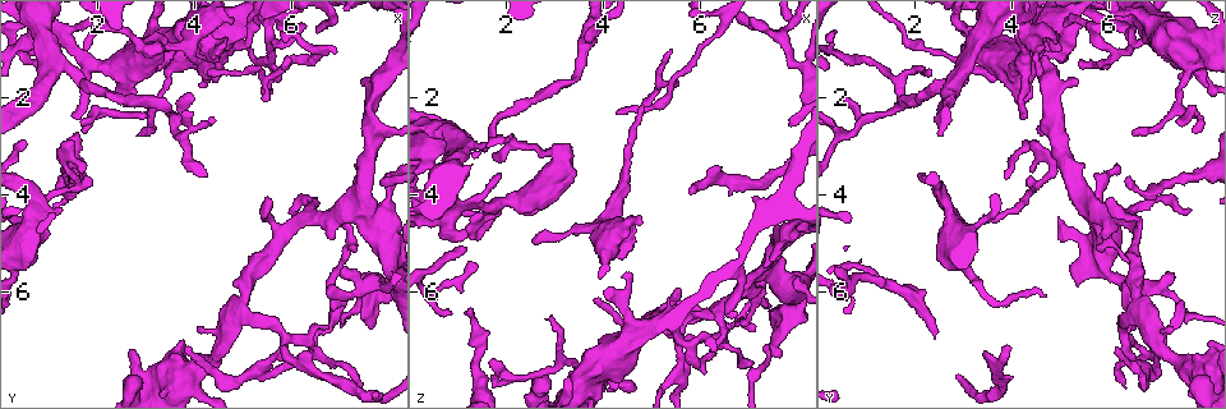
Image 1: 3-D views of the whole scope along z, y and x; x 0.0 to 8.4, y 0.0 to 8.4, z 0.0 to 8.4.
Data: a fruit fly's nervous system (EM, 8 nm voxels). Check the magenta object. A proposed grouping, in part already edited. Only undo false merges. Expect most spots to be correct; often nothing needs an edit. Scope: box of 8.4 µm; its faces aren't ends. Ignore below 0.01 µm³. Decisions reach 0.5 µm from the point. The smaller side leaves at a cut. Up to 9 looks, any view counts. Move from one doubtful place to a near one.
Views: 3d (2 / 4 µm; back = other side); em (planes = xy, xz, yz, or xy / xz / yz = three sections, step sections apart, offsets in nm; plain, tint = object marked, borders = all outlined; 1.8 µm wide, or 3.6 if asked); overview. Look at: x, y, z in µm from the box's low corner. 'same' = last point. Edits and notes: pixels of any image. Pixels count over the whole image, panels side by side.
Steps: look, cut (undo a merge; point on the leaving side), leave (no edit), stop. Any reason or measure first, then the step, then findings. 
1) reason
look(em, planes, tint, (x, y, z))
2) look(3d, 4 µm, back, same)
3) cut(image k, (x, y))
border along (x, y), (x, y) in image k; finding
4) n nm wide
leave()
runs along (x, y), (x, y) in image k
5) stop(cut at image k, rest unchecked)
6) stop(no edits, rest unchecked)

look(3d, 4 µm, (2.95, 1.10, 3.45))

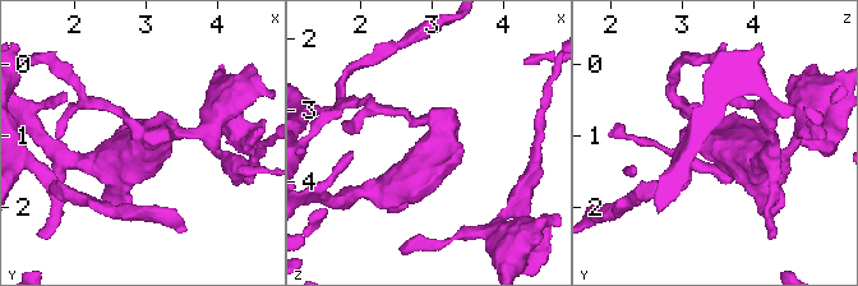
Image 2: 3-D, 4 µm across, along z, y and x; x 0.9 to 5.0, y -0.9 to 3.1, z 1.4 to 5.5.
look(em, 3.6 µm, planes, tint, (3.00, 1.10, 3.45))

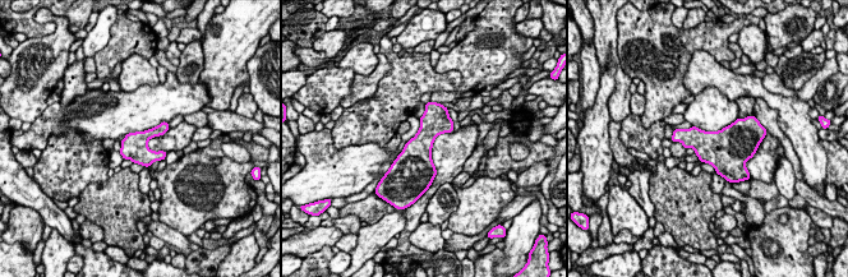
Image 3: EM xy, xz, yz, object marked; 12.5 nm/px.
leave()
continuous, no second cell

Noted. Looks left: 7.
sharp bend
look(em, xy, step 16, tint, (4.05, 0.60, 4.90))

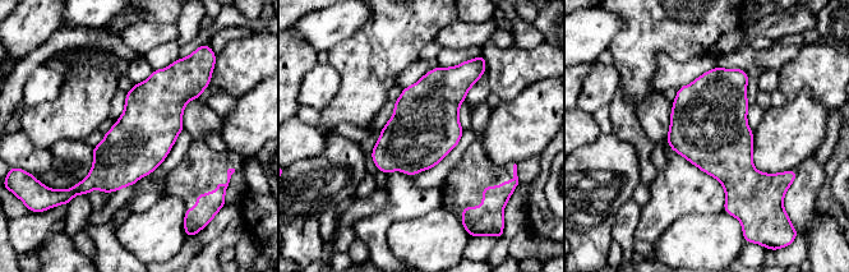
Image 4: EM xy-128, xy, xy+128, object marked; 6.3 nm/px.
look(em, planes, tint, same)

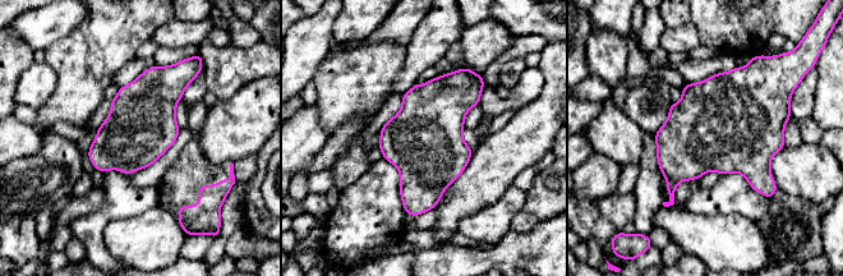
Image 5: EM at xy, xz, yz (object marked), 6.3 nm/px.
leave()
continuous, no second cell

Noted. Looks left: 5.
sharp bend
look(em, xy, step 16, tint, (5.55, 0.75, 6.95))

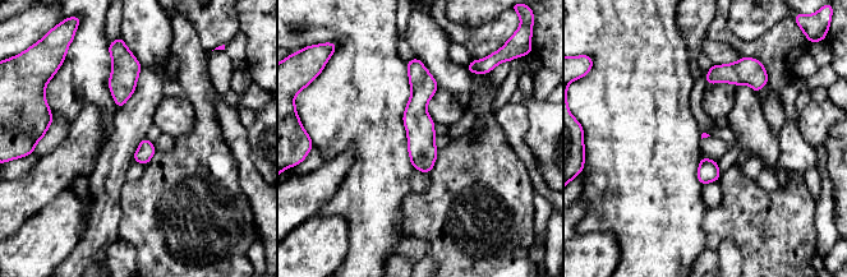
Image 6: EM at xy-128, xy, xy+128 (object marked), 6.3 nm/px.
30 nm wide
leave()
one cell here

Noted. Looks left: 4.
sharp bend
look(3d, 4 µm, (6.50, 7.20, 6.70))

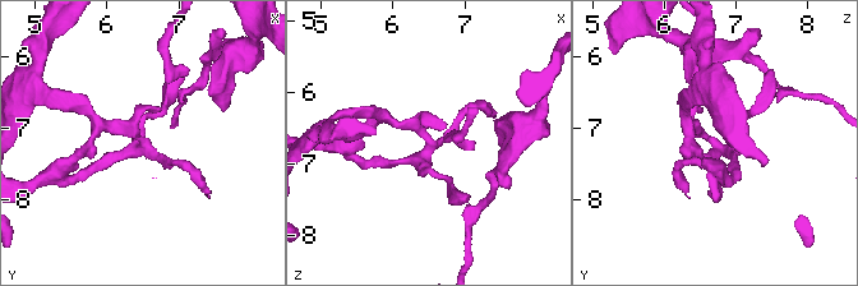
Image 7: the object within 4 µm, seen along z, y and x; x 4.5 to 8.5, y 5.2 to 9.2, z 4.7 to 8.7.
now the EM
look(em, planes, tint, (6.50, 7.15, 6.65))

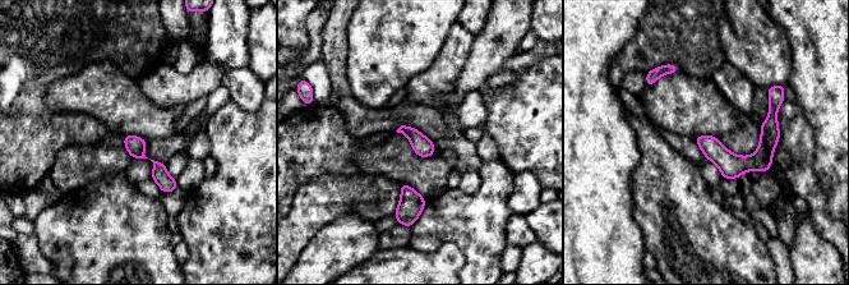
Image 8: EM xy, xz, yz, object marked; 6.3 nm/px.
120 nm wide
leave()
runs along (771, 102), (766, 147), (727, 175) in image 8; one cell here

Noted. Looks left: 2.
stop(no edits, rest unchecked)

